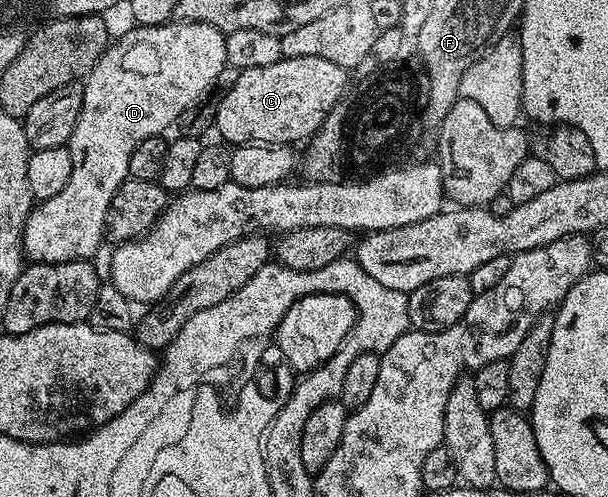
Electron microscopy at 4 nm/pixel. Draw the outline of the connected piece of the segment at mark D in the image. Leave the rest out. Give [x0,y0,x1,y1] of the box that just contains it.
[23,21,227,265]

